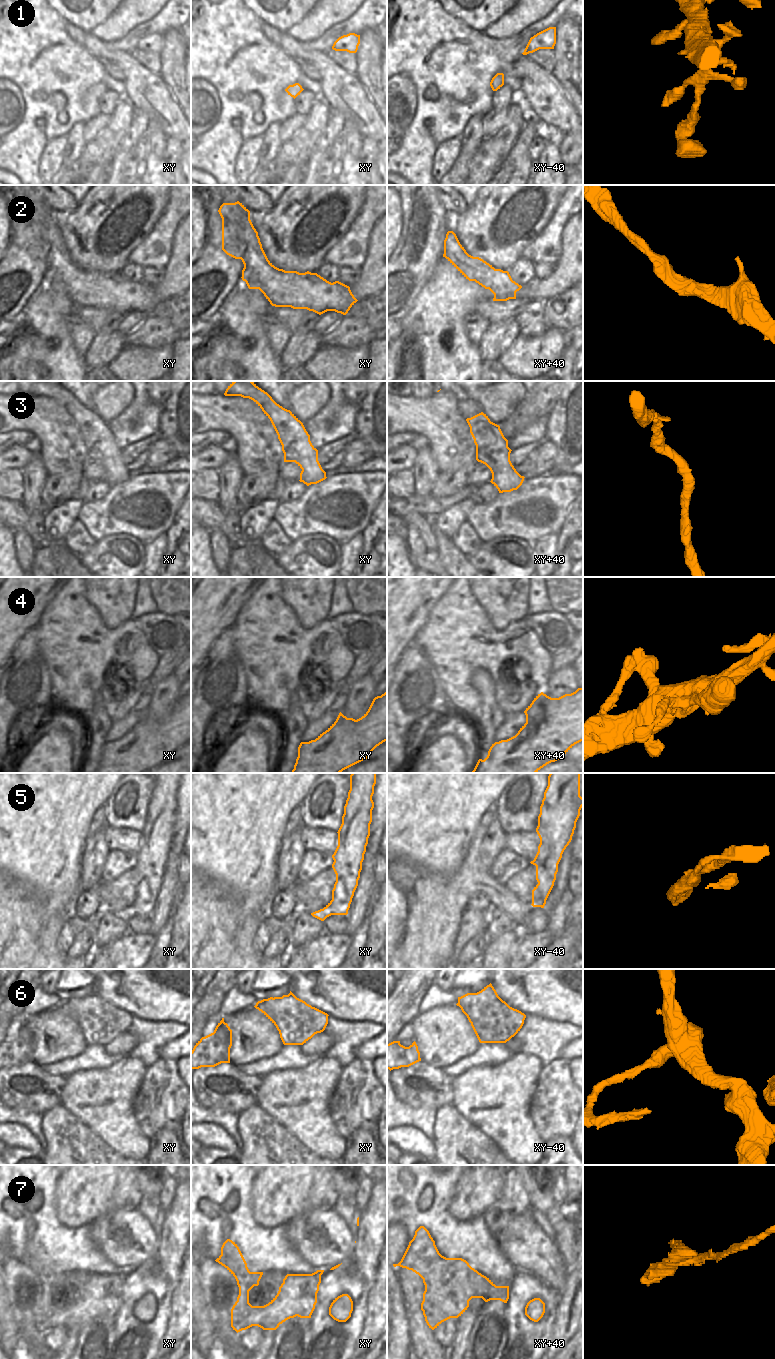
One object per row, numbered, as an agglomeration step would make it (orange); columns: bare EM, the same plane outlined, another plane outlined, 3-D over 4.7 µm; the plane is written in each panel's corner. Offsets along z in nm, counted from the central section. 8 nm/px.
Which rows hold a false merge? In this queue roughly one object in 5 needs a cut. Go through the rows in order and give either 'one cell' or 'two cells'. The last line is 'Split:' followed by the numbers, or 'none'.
1: one cell
2: one cell
3: one cell
4: one cell
5: one cell
6: two cells
7: one cell
Split: 6

